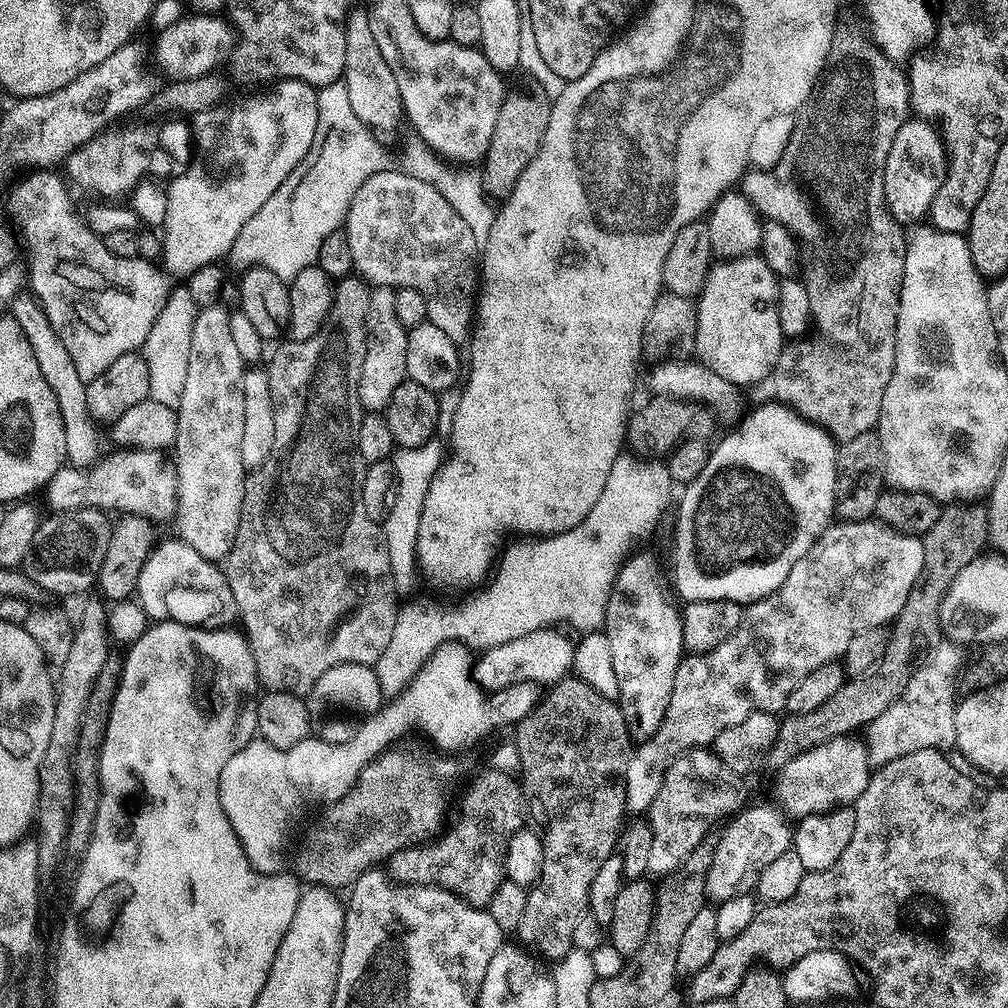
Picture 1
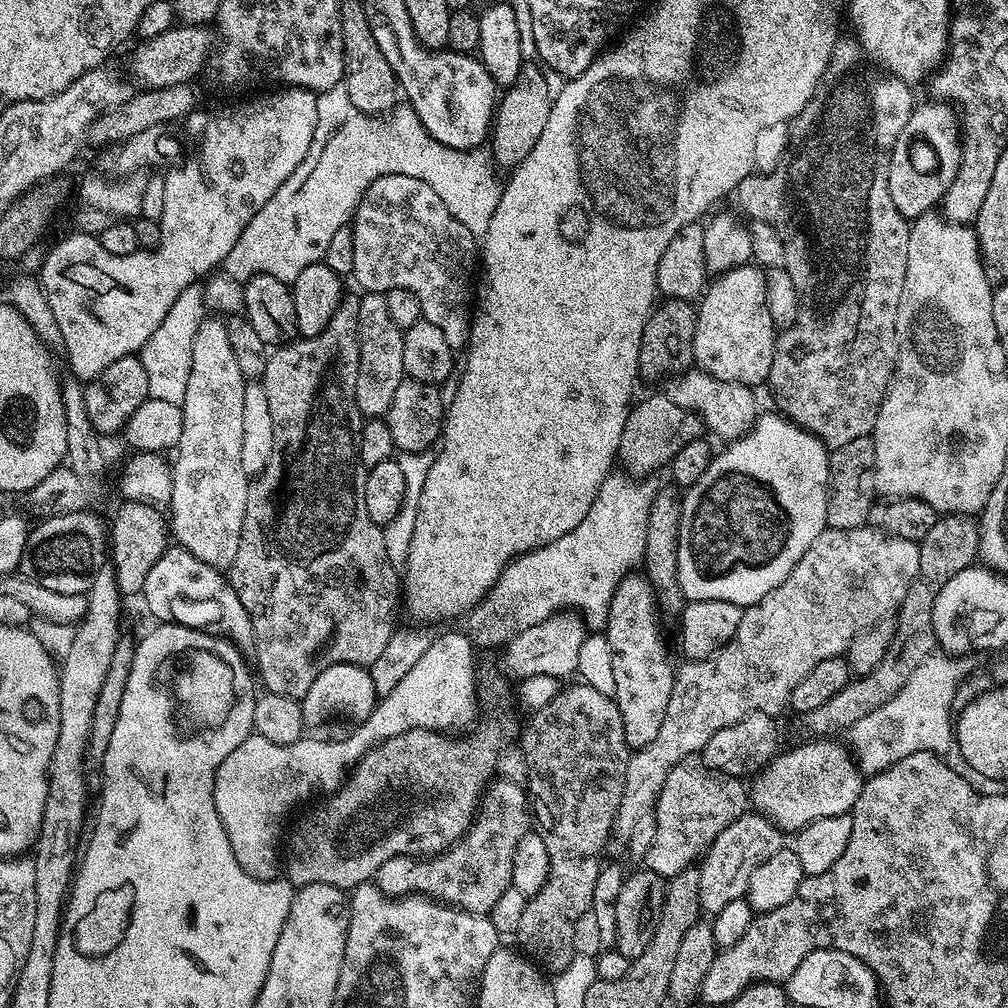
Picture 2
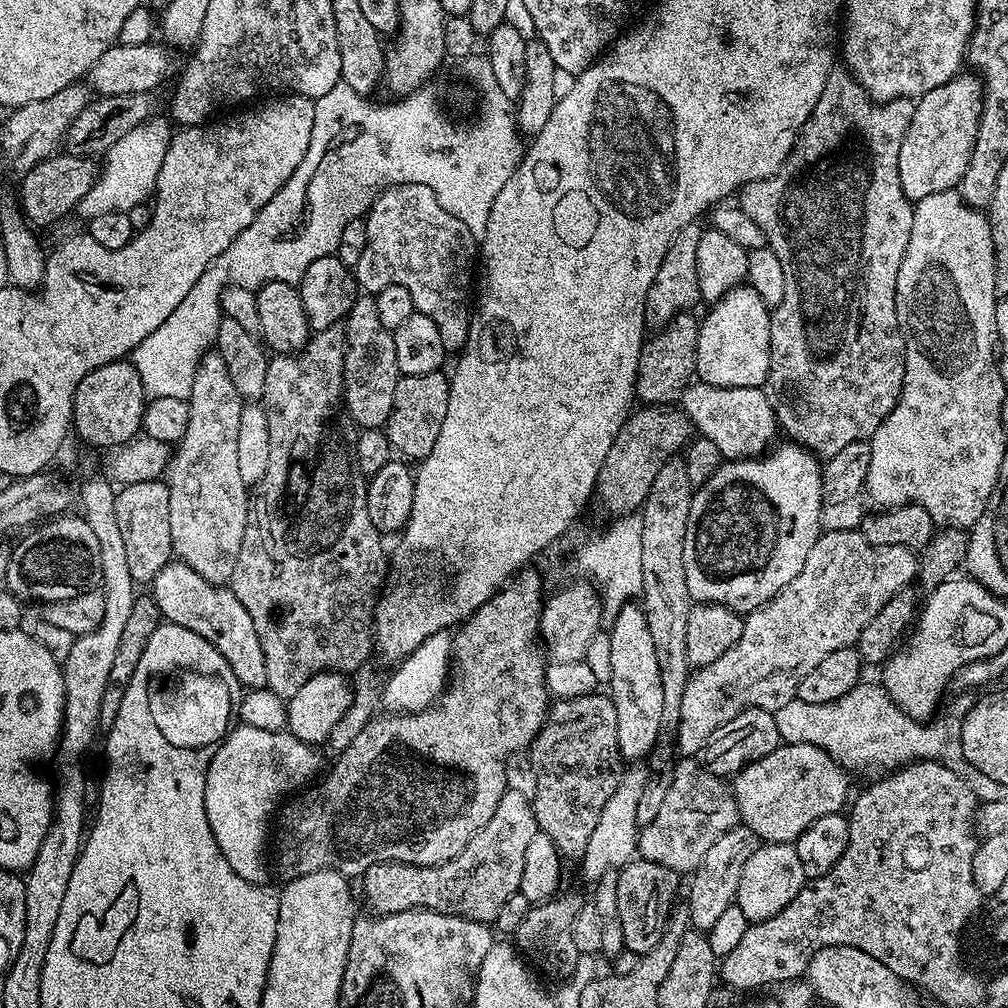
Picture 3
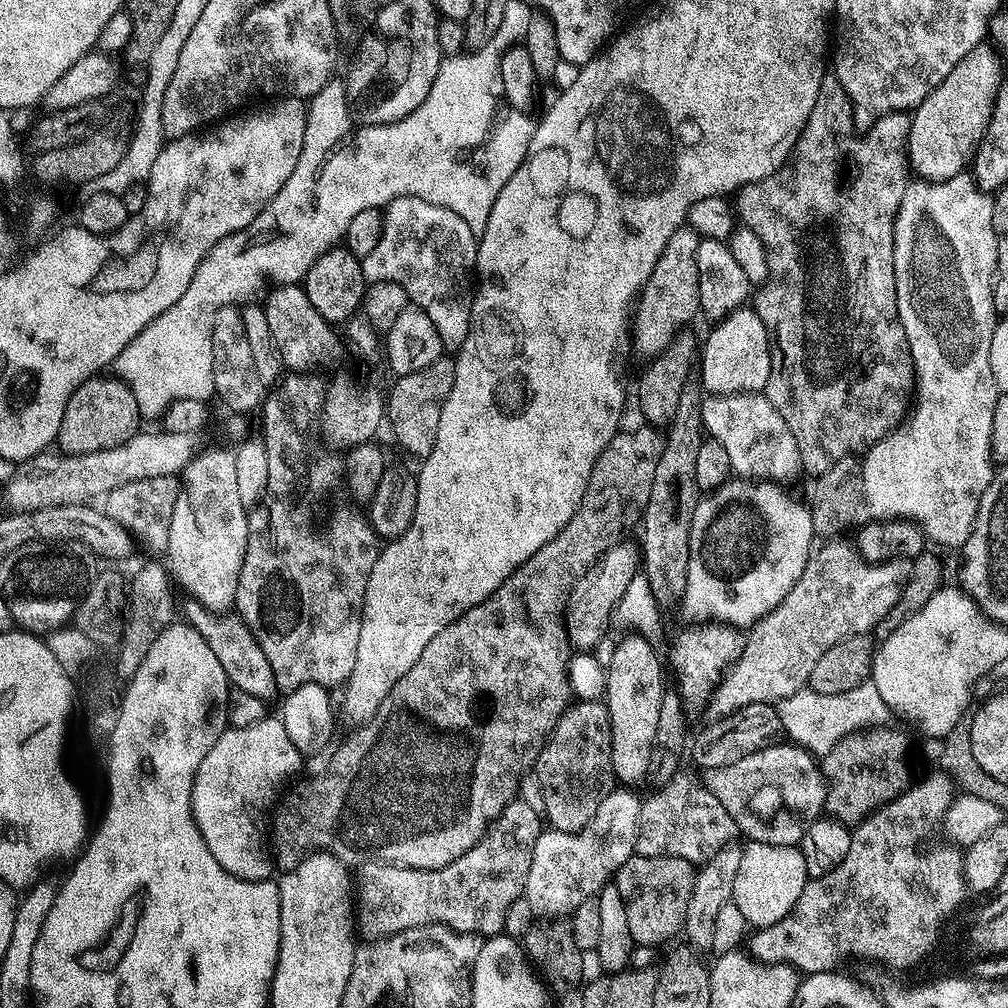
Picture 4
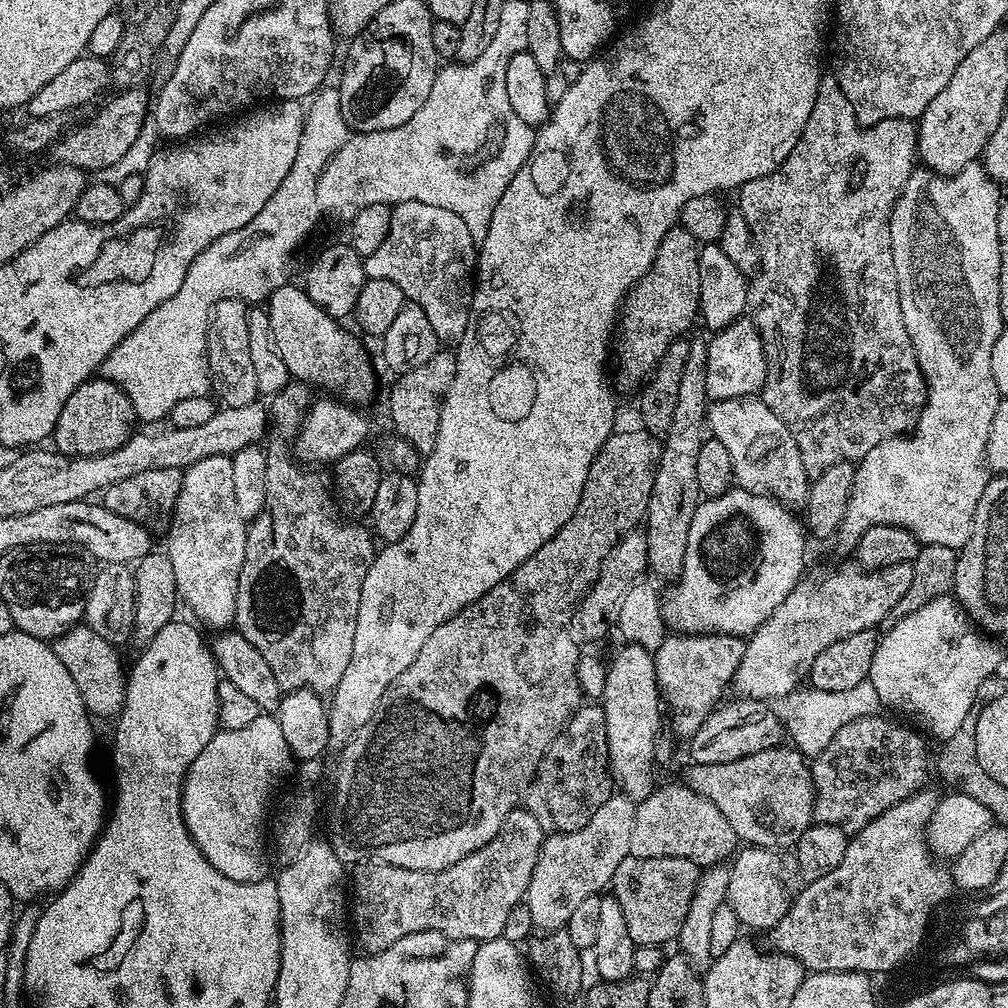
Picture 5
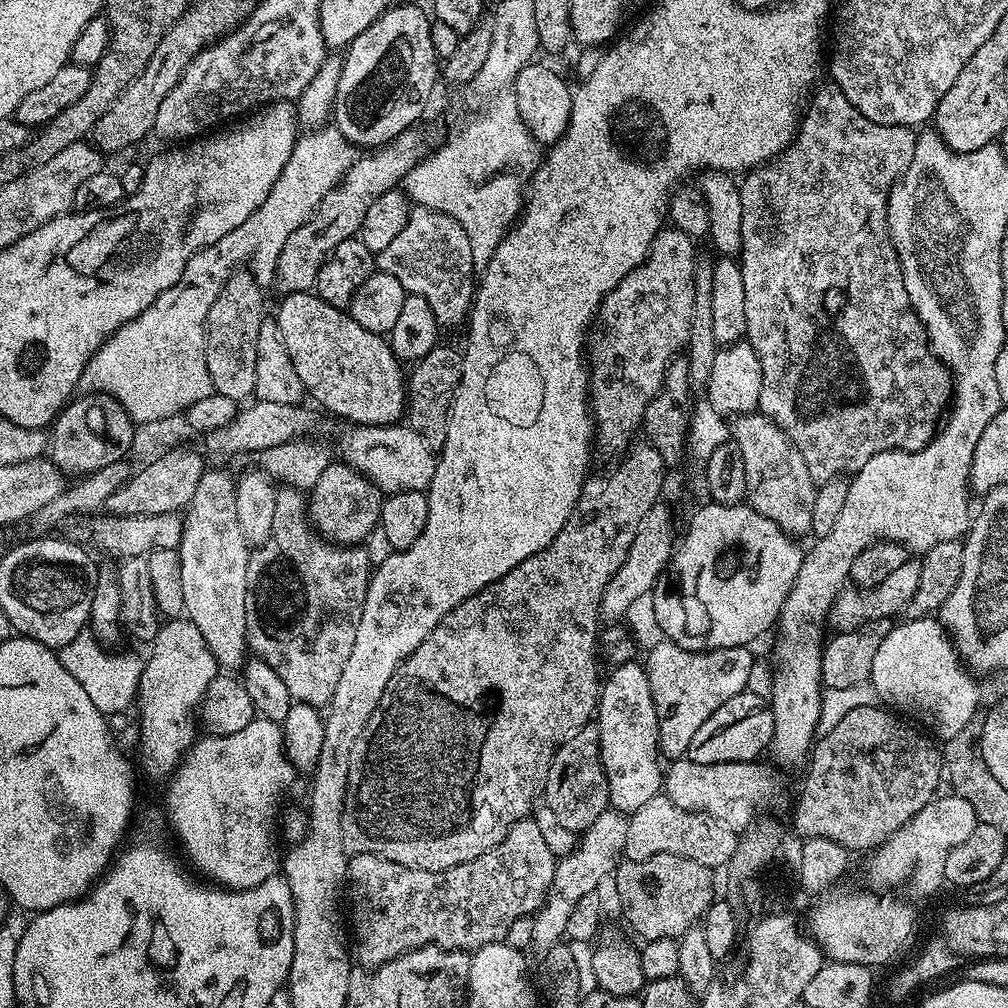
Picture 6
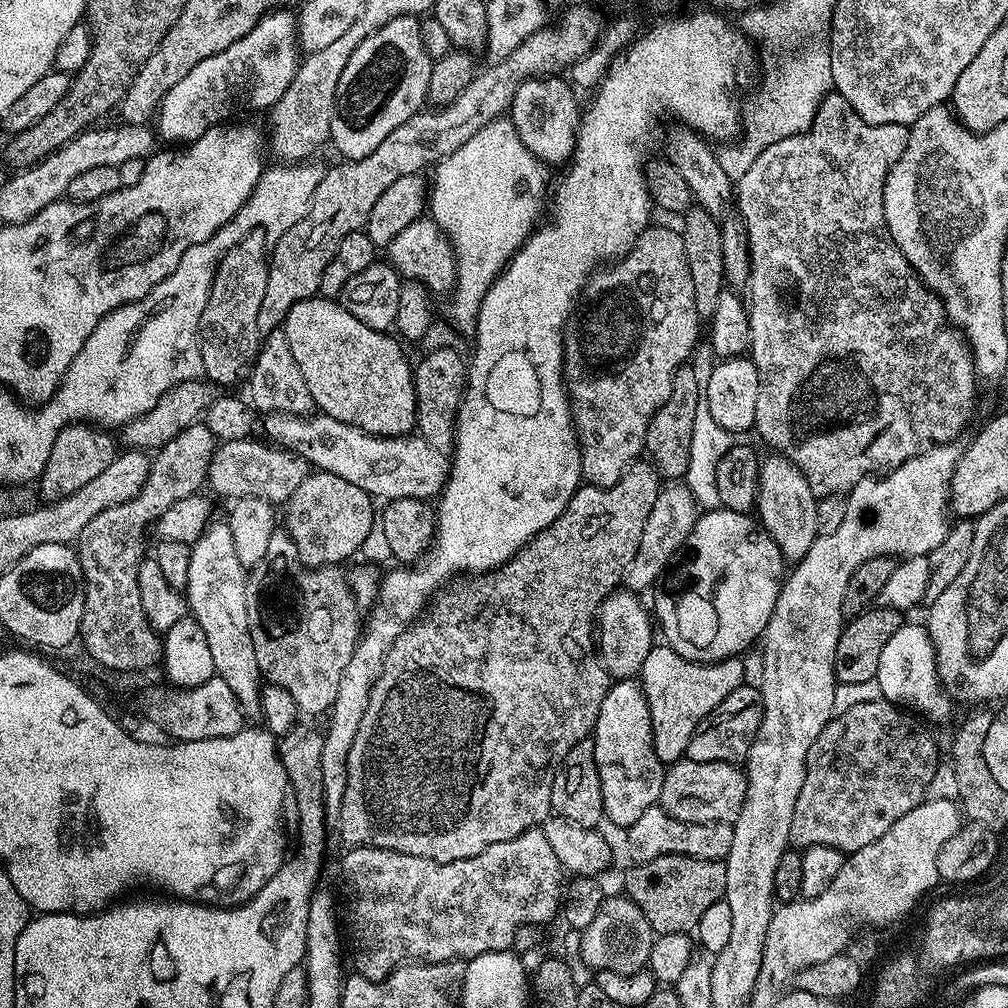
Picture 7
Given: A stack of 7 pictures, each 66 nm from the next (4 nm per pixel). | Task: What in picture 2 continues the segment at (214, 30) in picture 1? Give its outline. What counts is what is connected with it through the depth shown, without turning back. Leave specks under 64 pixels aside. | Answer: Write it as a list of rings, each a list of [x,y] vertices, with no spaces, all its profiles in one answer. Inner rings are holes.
[[[180,24],[158,34],[158,38],[150,38],[137,45],[136,53],[128,64],[132,71],[131,79],[136,79],[141,89],[178,86],[195,81],[195,76],[203,68],[205,71],[214,52],[214,32],[203,24]]]

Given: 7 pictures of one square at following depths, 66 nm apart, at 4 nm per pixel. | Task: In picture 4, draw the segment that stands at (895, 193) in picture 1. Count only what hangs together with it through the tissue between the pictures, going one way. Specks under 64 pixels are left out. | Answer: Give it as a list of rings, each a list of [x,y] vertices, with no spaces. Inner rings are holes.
[[[987,43],[979,44],[911,113],[912,125],[908,131],[908,163],[911,171],[916,172],[921,181],[935,182],[937,180],[952,180],[961,175],[969,167],[970,161],[976,155],[976,148],[988,129],[992,117],[992,107],[996,105],[996,95],[1000,89],[1002,73],[1000,73],[1001,57]]]

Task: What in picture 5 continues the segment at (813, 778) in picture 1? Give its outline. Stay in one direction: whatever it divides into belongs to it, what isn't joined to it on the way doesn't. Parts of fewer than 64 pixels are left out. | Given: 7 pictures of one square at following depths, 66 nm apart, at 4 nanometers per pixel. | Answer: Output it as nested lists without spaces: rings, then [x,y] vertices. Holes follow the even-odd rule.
[[[777,746],[770,750],[762,750],[758,754],[750,754],[746,758],[738,758],[738,762],[725,764],[692,764],[689,767],[686,783],[702,798],[714,802],[722,814],[726,814],[726,822],[734,826],[737,841],[753,848],[767,848],[769,844],[776,850],[791,849],[802,838],[802,834],[814,823],[812,811],[816,801],[816,791],[812,785],[812,770],[809,761],[795,747]]]

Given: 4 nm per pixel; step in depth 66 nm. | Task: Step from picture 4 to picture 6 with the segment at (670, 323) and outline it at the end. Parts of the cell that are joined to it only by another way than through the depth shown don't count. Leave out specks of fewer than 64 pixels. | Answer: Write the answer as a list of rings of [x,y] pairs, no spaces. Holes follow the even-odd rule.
[[[665,226],[658,235],[640,265],[600,304],[594,323],[586,336],[586,363],[590,369],[590,407],[594,421],[594,444],[600,448],[629,447],[632,432],[639,433],[644,423],[646,406],[658,394],[664,381],[668,364],[681,355],[690,334],[690,318],[694,314],[694,270],[698,253],[693,237],[674,226]]]

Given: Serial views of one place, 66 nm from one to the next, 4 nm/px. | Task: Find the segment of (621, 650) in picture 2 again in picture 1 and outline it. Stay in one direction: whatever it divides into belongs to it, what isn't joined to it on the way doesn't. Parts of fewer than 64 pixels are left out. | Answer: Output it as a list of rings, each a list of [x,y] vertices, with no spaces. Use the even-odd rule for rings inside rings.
[[[635,552],[617,570],[612,587],[606,592],[602,631],[606,638],[610,638],[622,718],[626,718],[633,741],[639,742],[650,739],[654,730],[662,726],[662,718],[666,718],[666,706],[670,706],[670,694],[674,690],[674,674],[678,674],[686,649],[681,609],[670,592],[668,597],[664,589],[670,584],[665,565],[663,568],[652,552]]]

